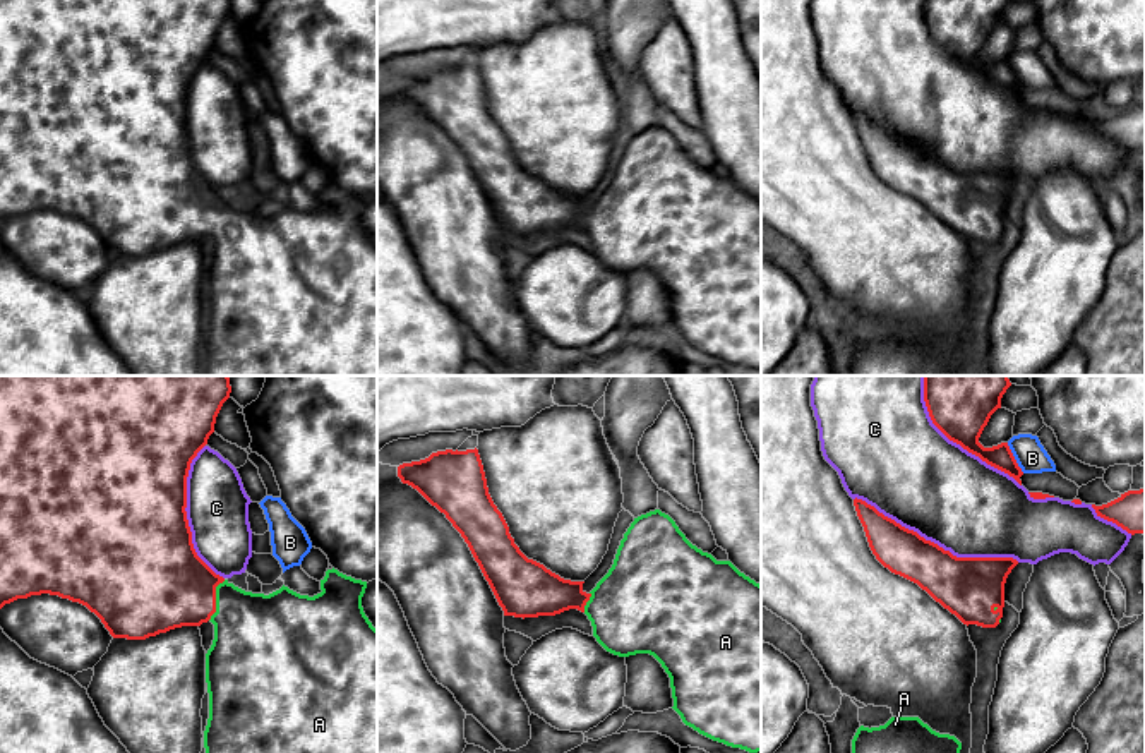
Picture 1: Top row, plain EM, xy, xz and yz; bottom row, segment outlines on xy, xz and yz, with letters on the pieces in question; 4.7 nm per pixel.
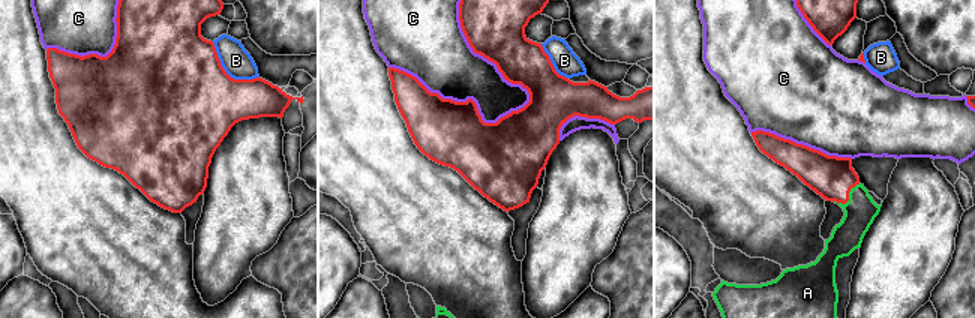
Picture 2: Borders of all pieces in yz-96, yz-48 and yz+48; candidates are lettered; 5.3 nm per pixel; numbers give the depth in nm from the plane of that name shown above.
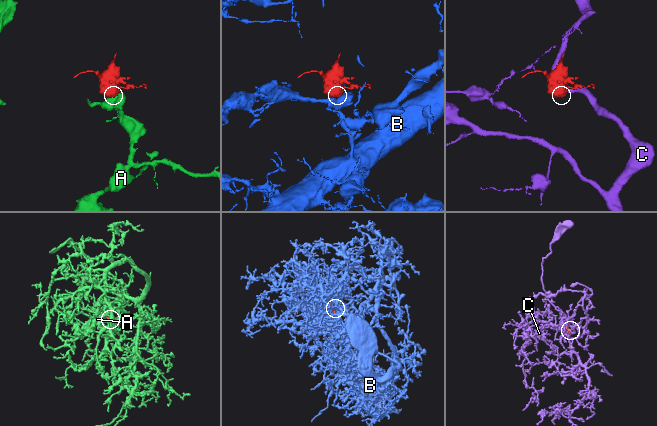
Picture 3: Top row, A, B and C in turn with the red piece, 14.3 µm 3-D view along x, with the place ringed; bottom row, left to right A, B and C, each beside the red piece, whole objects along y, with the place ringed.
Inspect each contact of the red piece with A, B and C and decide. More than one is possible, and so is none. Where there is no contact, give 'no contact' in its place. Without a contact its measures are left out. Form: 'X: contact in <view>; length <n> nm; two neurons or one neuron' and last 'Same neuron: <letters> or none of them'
A: contact in xy; length 200 nm; one neuron
B: contact in yz; length 170 nm; two neurons
C: contact in yz; length 850 nm; two neurons
Same neuron: A

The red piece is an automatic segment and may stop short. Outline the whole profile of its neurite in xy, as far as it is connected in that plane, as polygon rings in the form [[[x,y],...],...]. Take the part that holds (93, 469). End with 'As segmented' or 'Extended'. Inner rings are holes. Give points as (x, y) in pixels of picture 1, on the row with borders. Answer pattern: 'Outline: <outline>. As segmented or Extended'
Outline: [[[0,376],[0,609],[17,599],[31,595],[58,595],[72,602],[86,605],[94,612],[113,638],[146,640],[159,633],[166,633],[182,626],[201,626],[211,621],[214,624],[214,640],[206,654],[206,683],[209,693],[209,719],[204,731],[206,753],[377,753],[377,630],[372,626],[362,607],[362,597],[367,581],[355,580],[327,569],[321,580],[321,593],[309,597],[300,595],[288,587],[264,595],[245,592],[223,576],[216,575],[195,552],[192,544],[192,532],[187,520],[187,477],[192,460],[207,444],[209,436],[214,432],[216,417],[223,403],[230,398],[231,386],[228,376]]]. Extended

